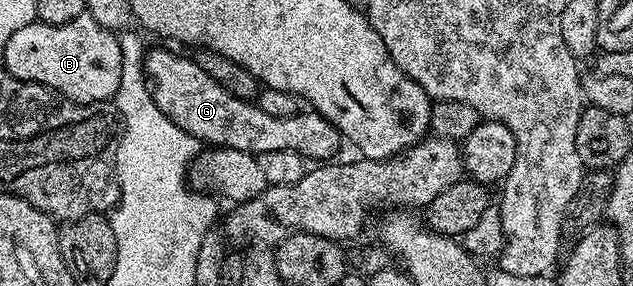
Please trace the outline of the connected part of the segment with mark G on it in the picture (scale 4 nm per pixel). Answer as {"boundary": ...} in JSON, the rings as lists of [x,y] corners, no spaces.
{"boundary":[[[154,49],[145,54],[142,59],[142,70],[146,76],[146,86],[160,111],[180,127],[180,131],[188,131],[206,147],[217,147],[220,149],[231,149],[232,151],[244,151],[245,153],[259,154],[268,151],[296,151],[303,159],[310,163],[326,163],[338,153],[338,148],[344,145],[342,132],[328,119],[324,119],[320,114],[313,111],[300,111],[296,115],[288,115],[284,119],[277,115],[267,115],[260,111],[260,107],[253,101],[236,99],[212,75],[207,75],[198,66],[193,56],[181,57],[178,53],[173,53],[170,49]]]}

